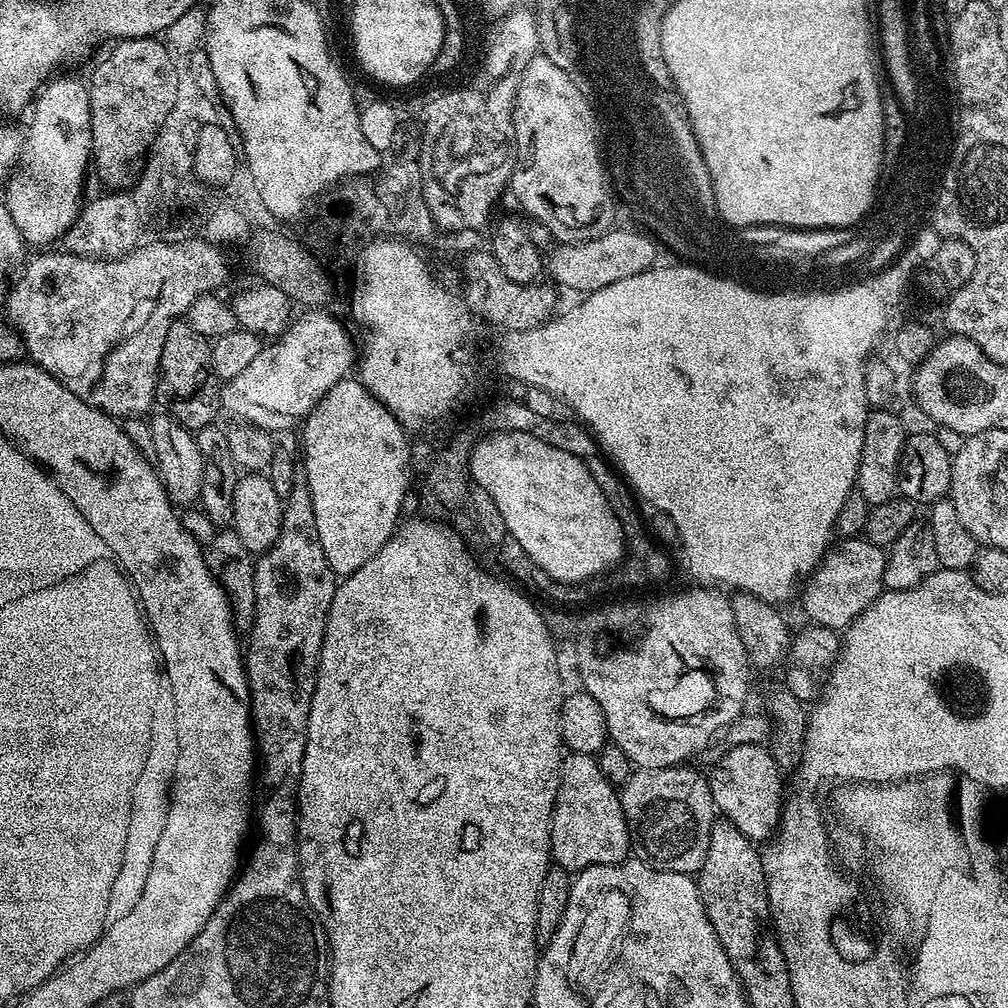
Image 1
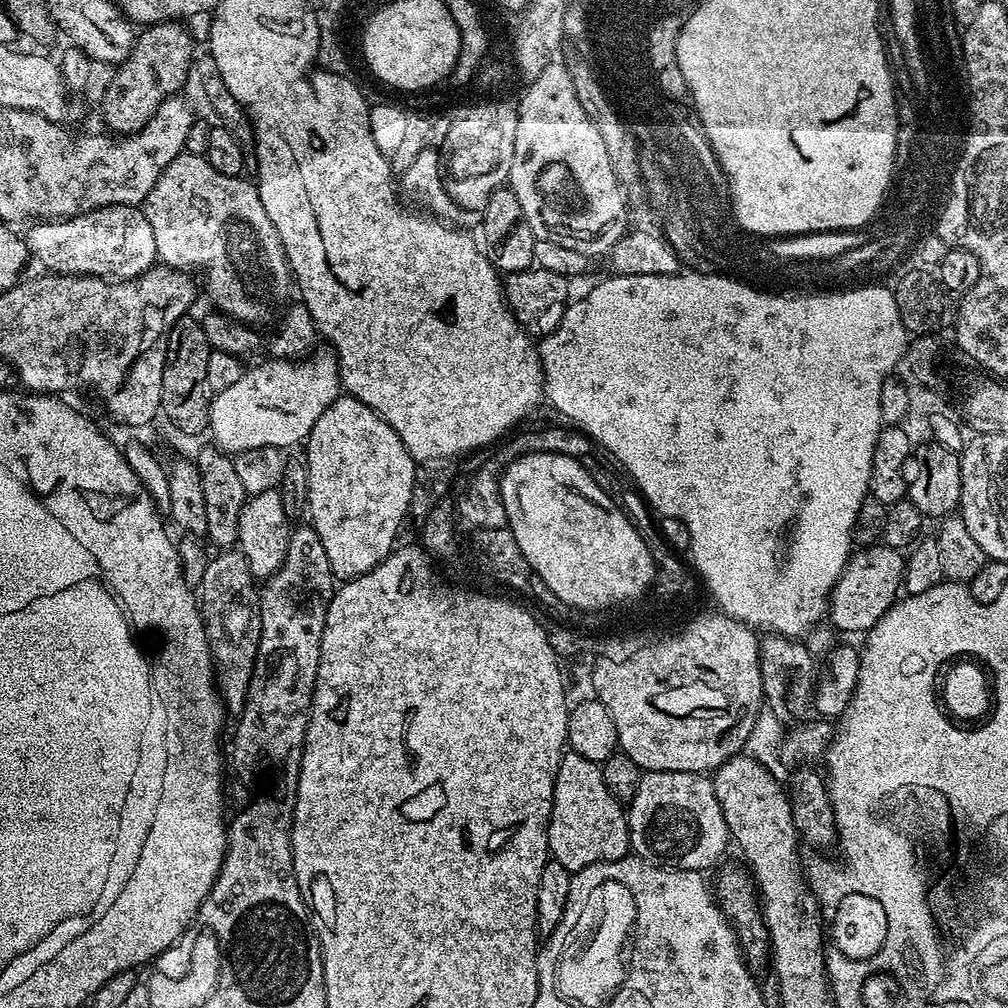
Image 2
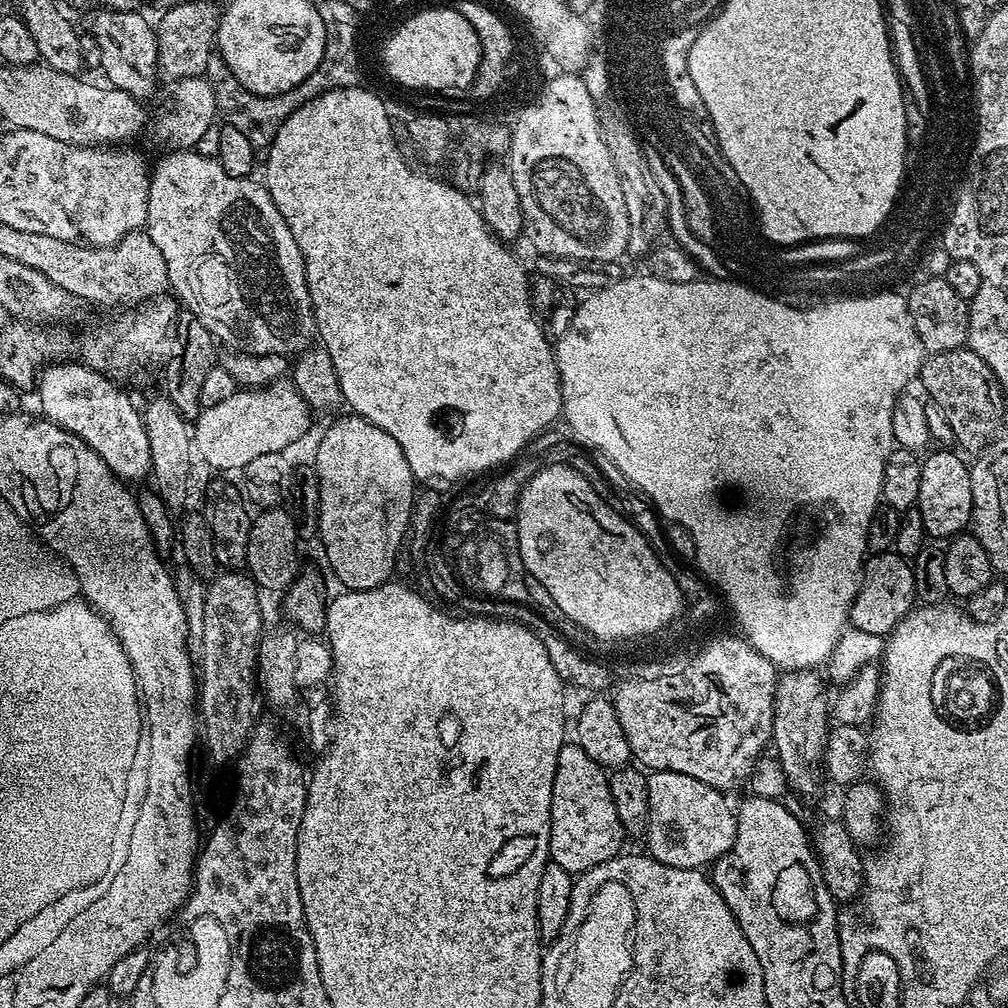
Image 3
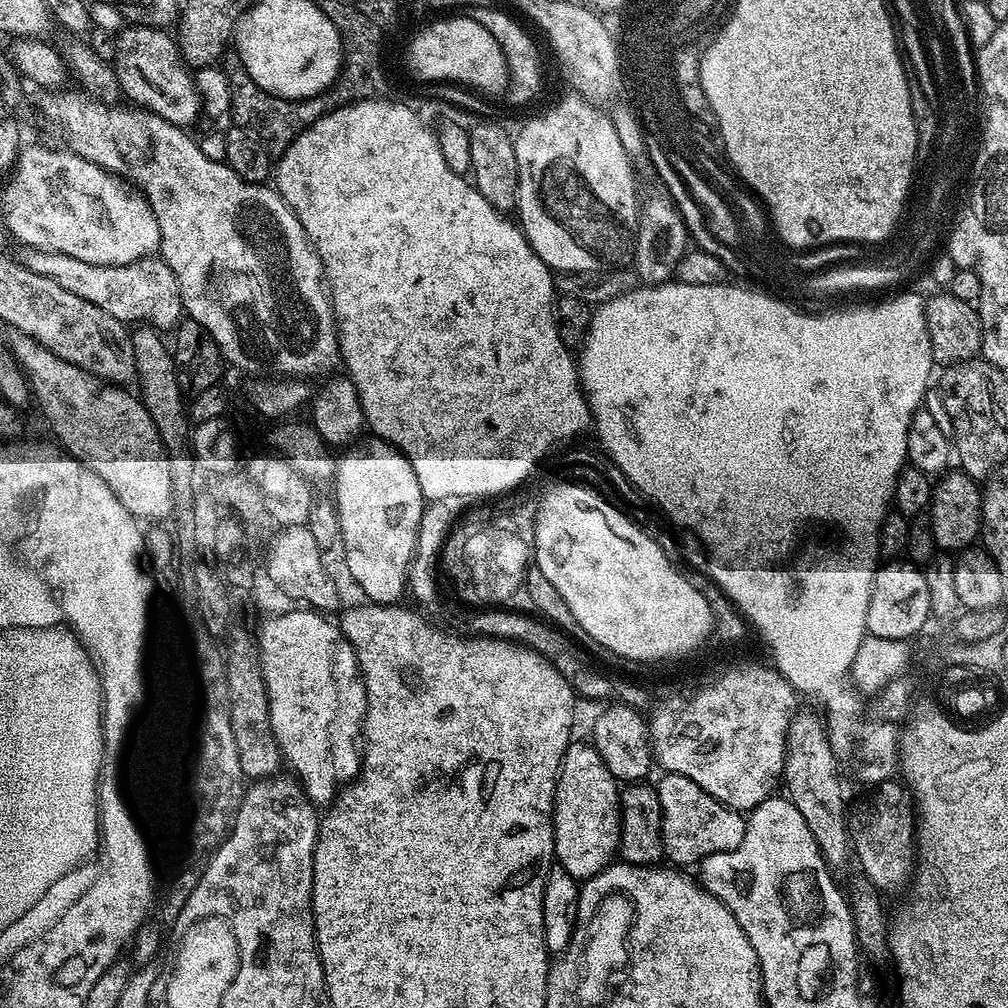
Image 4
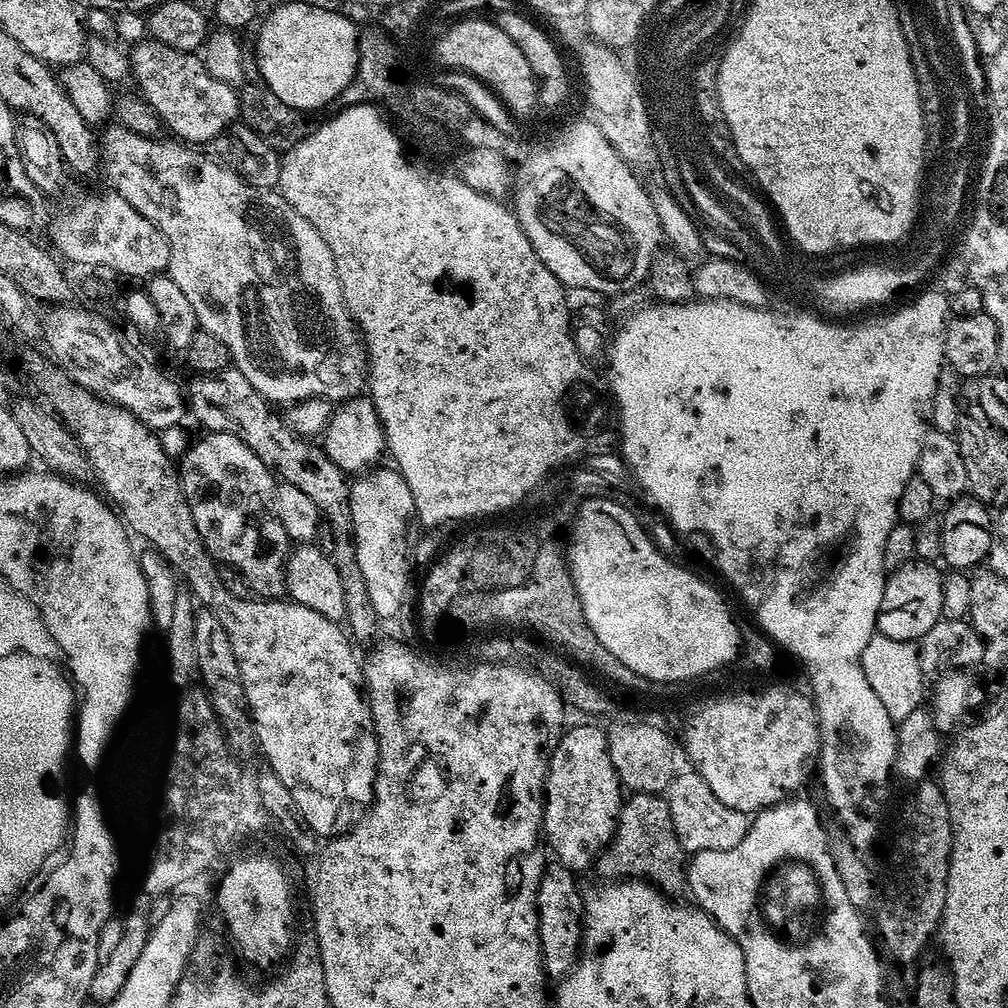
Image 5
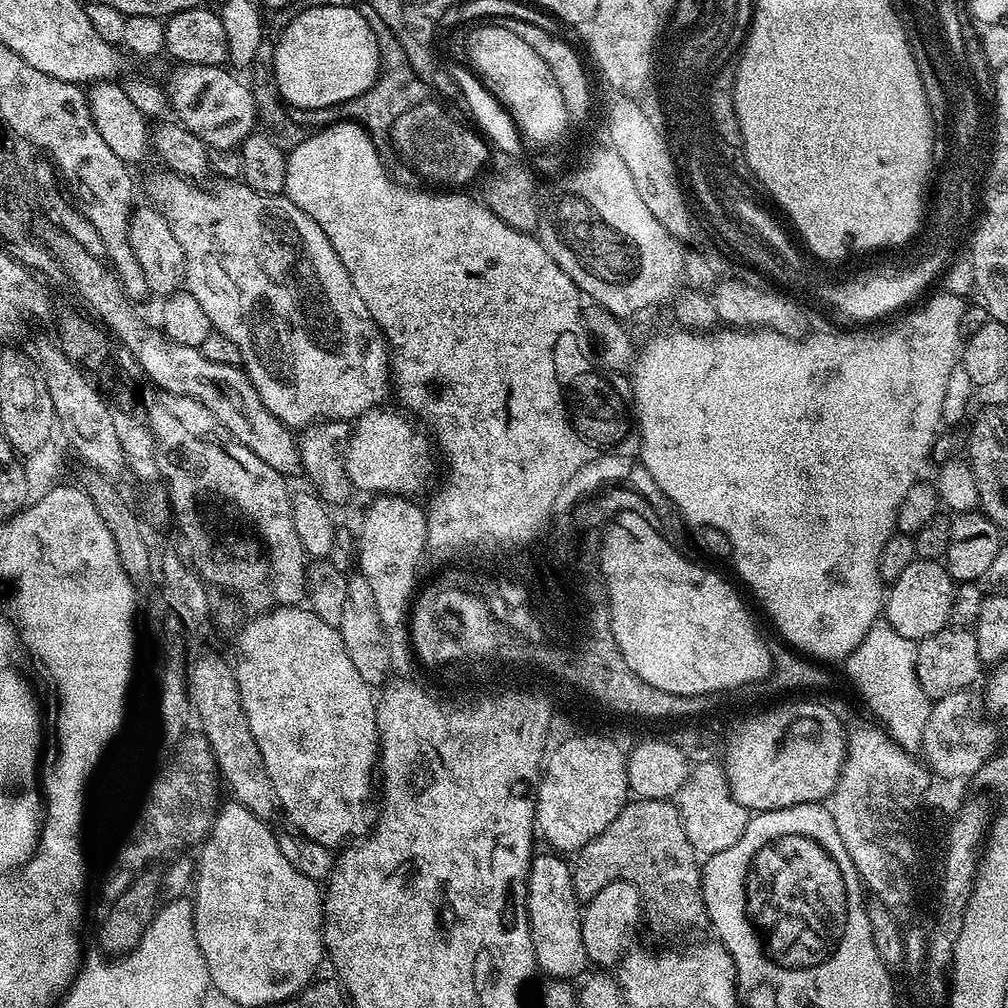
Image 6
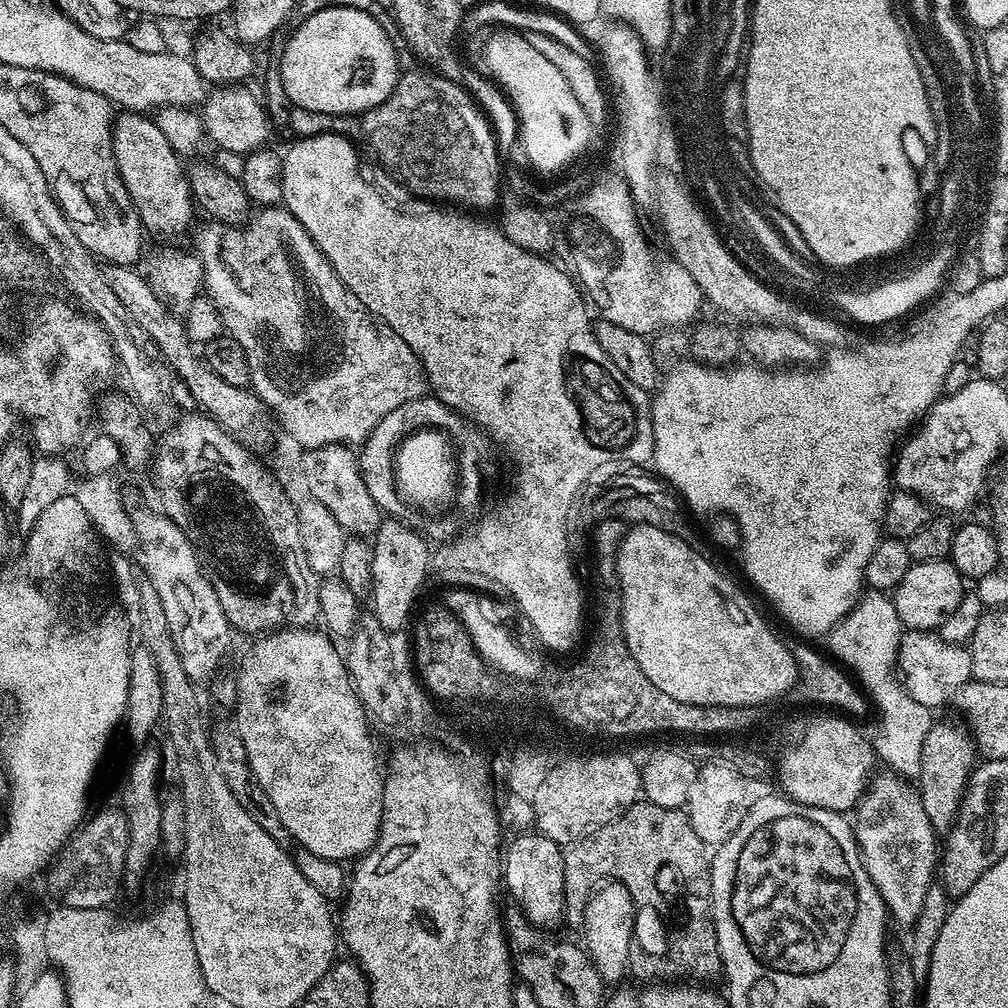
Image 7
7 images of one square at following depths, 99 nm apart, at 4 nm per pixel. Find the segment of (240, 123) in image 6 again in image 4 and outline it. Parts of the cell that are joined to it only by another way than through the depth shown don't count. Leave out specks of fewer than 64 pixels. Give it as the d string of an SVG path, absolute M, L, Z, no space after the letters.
M141 24L128 26L115 37L114 67L120 79L120 90L125 97L128 96L133 105L139 106L146 112L153 112L166 122L189 126L196 120L196 115L202 112L202 101L200 91L196 88L196 77L193 69L189 67L183 56L180 54L179 43L168 37L167 31L159 28L147 28Z

